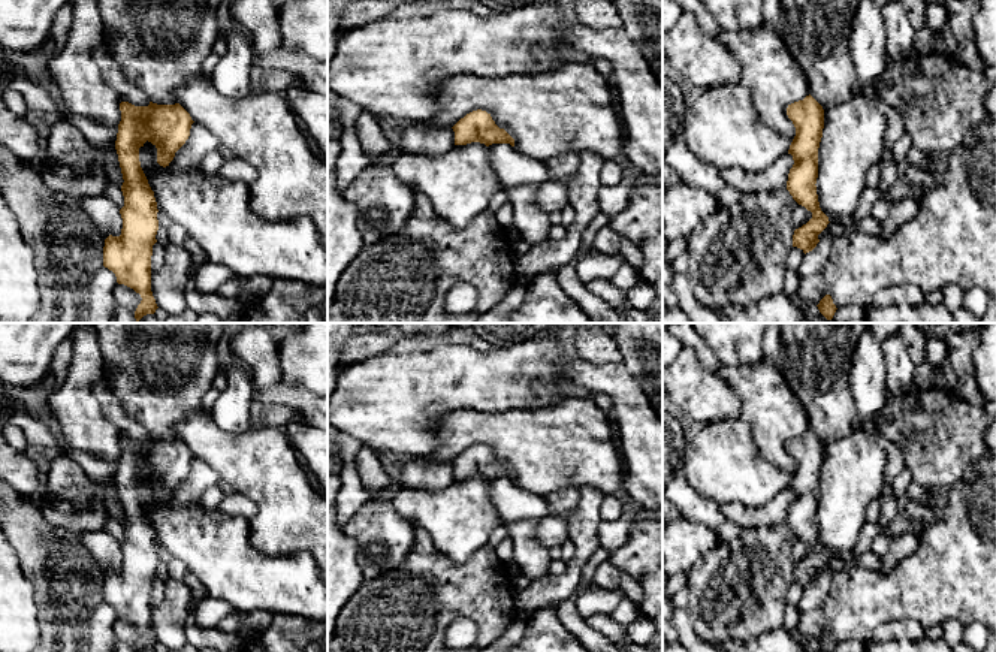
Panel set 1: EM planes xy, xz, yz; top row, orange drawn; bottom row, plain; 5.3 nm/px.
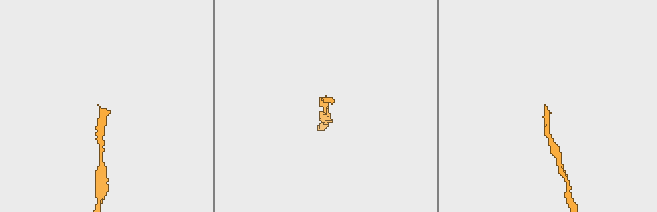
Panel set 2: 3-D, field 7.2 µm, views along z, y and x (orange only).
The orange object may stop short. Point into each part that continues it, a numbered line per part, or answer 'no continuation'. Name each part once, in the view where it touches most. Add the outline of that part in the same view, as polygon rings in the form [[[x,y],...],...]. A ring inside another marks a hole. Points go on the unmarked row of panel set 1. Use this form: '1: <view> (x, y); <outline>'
1: xy (162, 370); [[[93,323],[106,369],[114,369],[109,387],[126,413],[139,422],[150,437],[175,440],[175,426],[191,413],[203,410],[202,398],[218,374],[217,345],[226,323]]]

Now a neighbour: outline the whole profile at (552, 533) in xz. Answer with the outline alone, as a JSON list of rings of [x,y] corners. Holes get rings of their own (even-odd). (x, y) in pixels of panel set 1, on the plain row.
[[[546,517],[537,522],[535,535],[547,549],[561,547],[568,540],[568,525],[565,520]]]

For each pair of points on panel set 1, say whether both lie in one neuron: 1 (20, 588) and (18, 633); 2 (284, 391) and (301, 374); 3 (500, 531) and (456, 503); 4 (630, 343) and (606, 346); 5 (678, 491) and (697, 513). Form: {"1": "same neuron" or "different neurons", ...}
{"1": "same neuron", "2": "different neurons", "3": "different neurons", "4": "different neurons", "5": "same neuron"}

